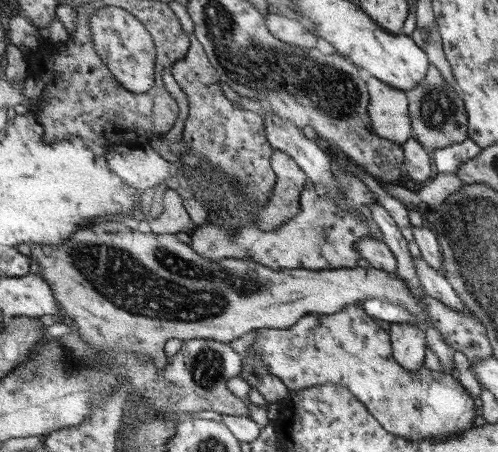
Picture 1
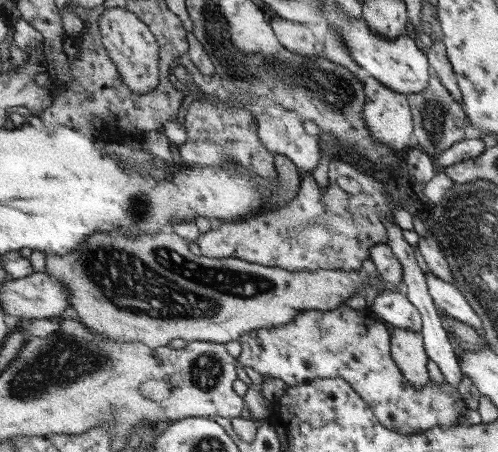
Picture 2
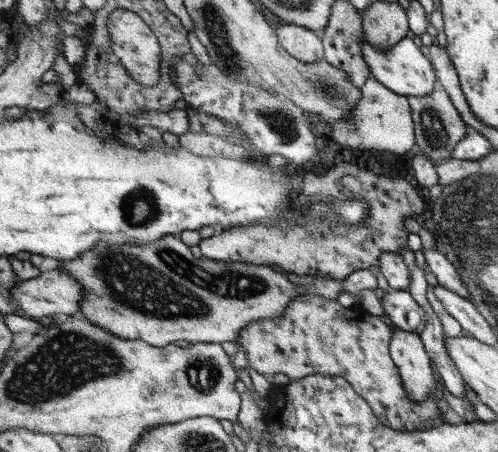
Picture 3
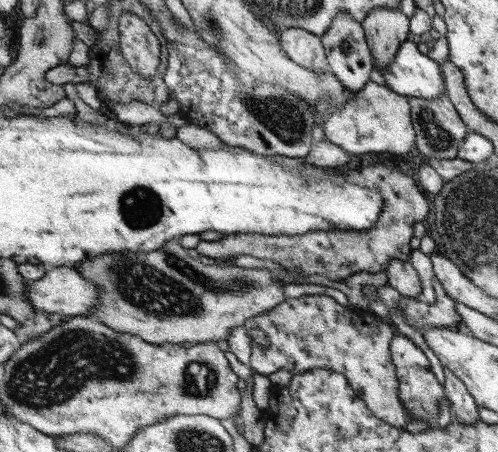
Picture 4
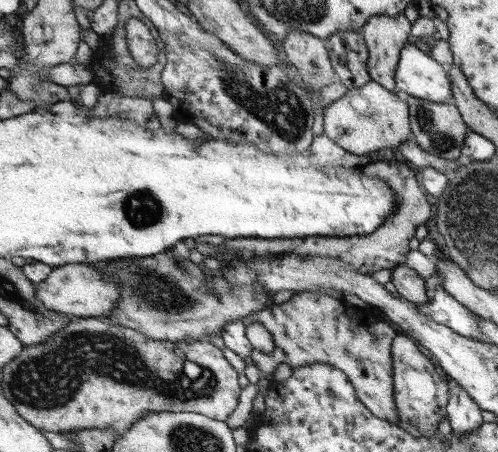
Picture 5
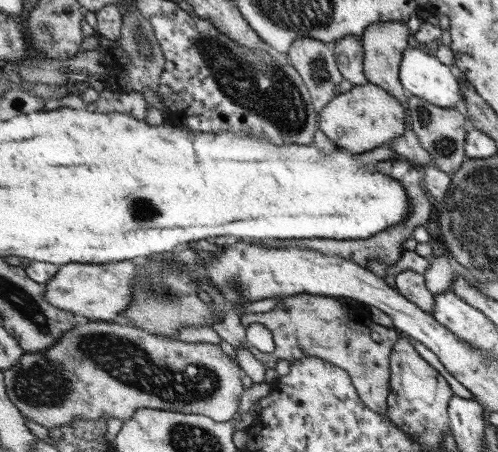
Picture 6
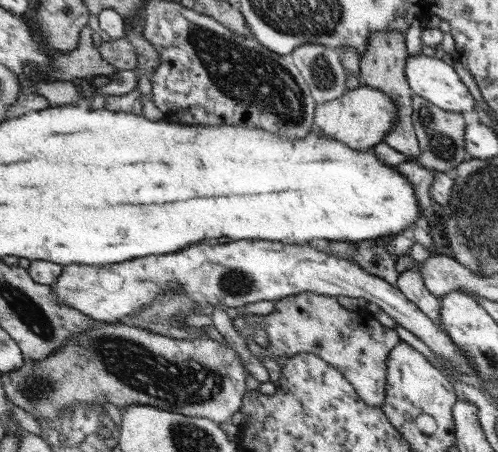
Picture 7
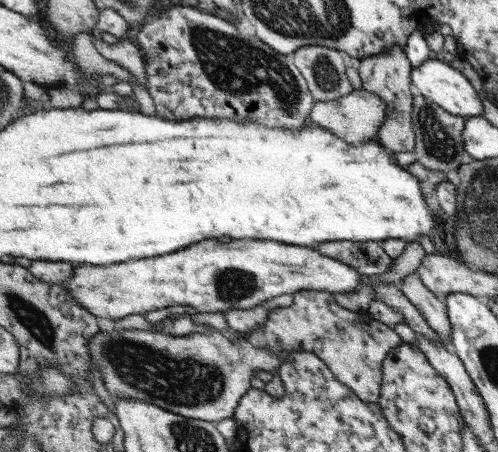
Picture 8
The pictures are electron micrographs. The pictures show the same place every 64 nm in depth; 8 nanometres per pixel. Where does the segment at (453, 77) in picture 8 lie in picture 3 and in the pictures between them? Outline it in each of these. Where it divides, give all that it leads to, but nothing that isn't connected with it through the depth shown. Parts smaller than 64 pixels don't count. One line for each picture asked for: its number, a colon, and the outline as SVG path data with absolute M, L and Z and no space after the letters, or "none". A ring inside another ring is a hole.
3: M365 34L365 38L363 38L363 56L365 56L365 62L369 64L373 76L377 80L381 80L381 84L385 84L387 88L391 88L393 92L397 92L401 96L429 96L429 94L435 92L437 86L441 86L435 64L429 58L429 52L425 48L421 48L421 44L417 40L403 38L401 44L393 46L387 52L383 52L383 50L377 50L367 40L367 34Z
4: M405 42L385 72L385 82L401 96L429 98L447 96L445 74L441 66L429 58L419 42Z
5: M415 44L403 48L397 68L397 92L407 92L415 98L439 104L455 98L449 68L443 68L437 60L421 52Z
6: M407 48L401 64L401 80L407 92L421 96L443 108L465 104L465 92L453 66L445 66L437 56L429 56L419 48Z
7: M419 54L407 60L407 76L413 94L427 98L447 112L477 112L475 98L459 78L457 70L443 60Z

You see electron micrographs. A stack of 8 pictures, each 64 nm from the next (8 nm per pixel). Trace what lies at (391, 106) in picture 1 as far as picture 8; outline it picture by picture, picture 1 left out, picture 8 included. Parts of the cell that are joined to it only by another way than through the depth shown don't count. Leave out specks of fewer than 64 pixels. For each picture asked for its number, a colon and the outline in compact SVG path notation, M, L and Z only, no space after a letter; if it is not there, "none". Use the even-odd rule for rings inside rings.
2: M367 78L365 80L365 88L369 94L367 106L365 106L365 124L369 128L369 132L373 134L375 140L395 148L397 152L407 152L415 142L415 120L413 120L413 106L409 102L407 94L395 92L393 88L385 86L381 80L377 78Z
3: M375 76L367 80L367 84L361 88L363 100L355 108L353 116L347 116L343 122L331 126L331 138L339 146L347 146L349 150L389 150L391 154L407 154L417 144L417 126L413 120L413 106L409 102L409 96L401 96L381 84Z
4: M369 82L357 96L343 106L331 108L325 122L325 136L327 140L335 142L343 150L351 154L365 154L365 152L389 152L389 154L407 154L413 152L417 146L417 130L413 126L413 106L409 96L401 96L391 90L387 84Z
5: M369 82L363 88L347 92L325 110L325 134L357 156L385 148L399 150L413 138L411 104L405 102L399 92L393 92L379 82Z
6: M371 82L365 86L353 86L351 92L339 94L319 116L319 130L353 154L363 154L383 144L389 146L393 140L405 136L407 128L405 104L385 88L379 88L379 84Z
7: M361 84L357 90L349 90L347 94L343 94L341 98L327 102L327 104L319 104L317 108L317 128L329 136L335 138L355 150L371 150L375 148L379 142L385 142L389 132L393 132L395 124L397 124L397 102L387 96L383 90L377 90L373 86Z
8: M361 88L335 102L317 102L317 106L313 108L311 124L325 126L325 130L337 134L339 138L347 140L349 144L363 144L363 142L379 140L381 128L385 126L387 120L389 120L389 104L379 94L373 94L365 88Z

